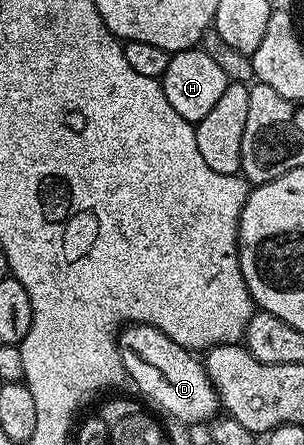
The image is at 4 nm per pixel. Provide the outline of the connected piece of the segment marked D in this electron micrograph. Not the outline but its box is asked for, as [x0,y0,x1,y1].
[118,323,220,424]

